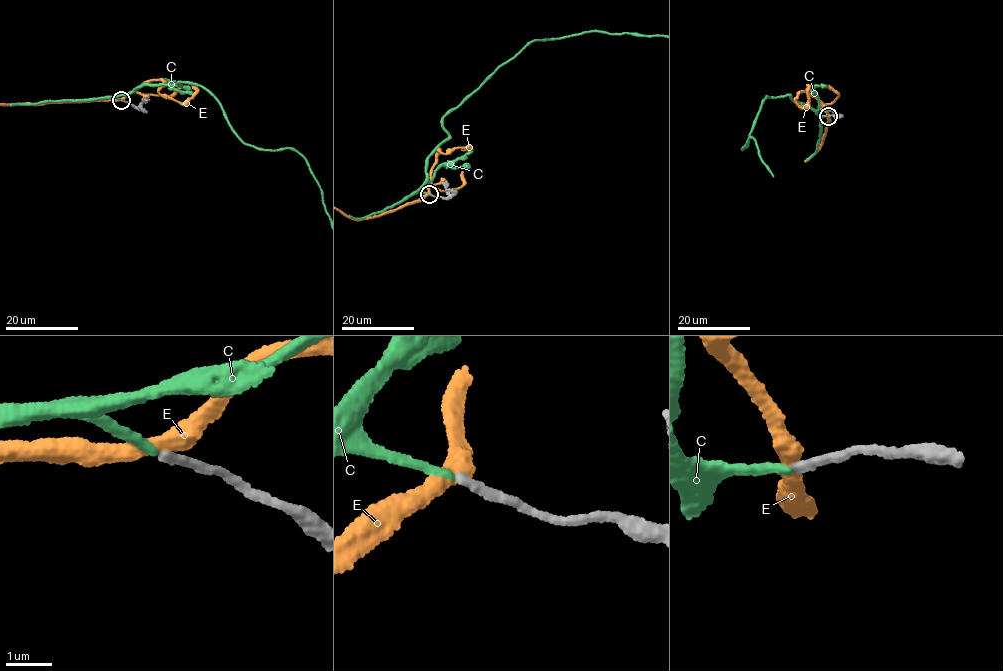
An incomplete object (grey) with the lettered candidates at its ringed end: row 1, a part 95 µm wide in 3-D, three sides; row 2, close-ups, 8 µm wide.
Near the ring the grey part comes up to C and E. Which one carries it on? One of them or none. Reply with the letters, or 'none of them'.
C

